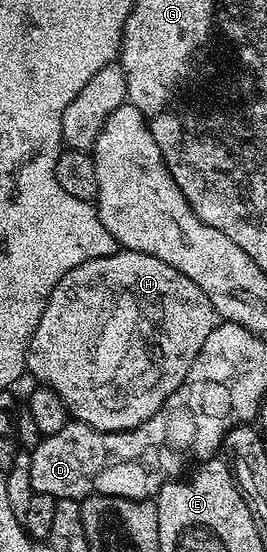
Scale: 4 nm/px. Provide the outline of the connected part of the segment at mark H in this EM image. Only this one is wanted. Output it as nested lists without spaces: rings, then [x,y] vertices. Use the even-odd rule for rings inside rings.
[[[120,249],[111,256],[86,260],[80,266],[73,267],[73,271],[66,273],[61,279],[61,283],[57,283],[57,287],[53,287],[53,291],[47,296],[41,323],[37,323],[37,331],[33,331],[31,336],[31,342],[27,348],[25,369],[28,374],[32,373],[39,380],[36,382],[40,386],[52,389],[61,398],[63,406],[67,408],[68,414],[74,420],[99,429],[103,433],[125,433],[148,421],[176,393],[177,387],[181,387],[189,367],[193,367],[193,363],[202,353],[205,339],[209,339],[216,324],[217,314],[213,303],[209,303],[205,291],[201,291],[201,287],[197,287],[197,283],[193,283],[193,279],[181,275],[181,271],[170,267],[156,256],[145,252]]]

